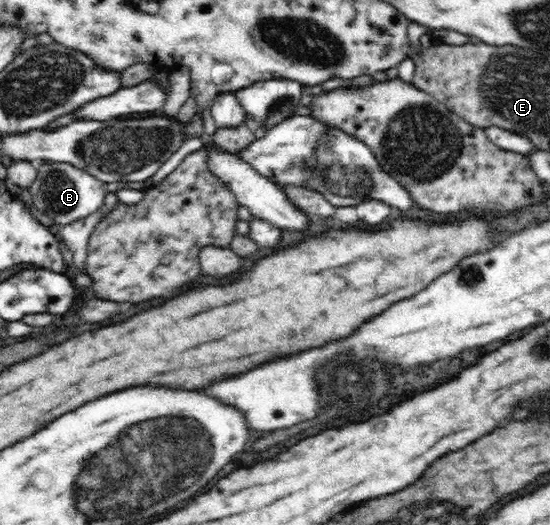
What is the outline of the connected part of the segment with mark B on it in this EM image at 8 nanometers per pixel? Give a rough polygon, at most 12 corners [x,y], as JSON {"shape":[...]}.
{"shape":[[41,162],[28,190],[56,224],[103,206],[106,184],[69,163]]}

